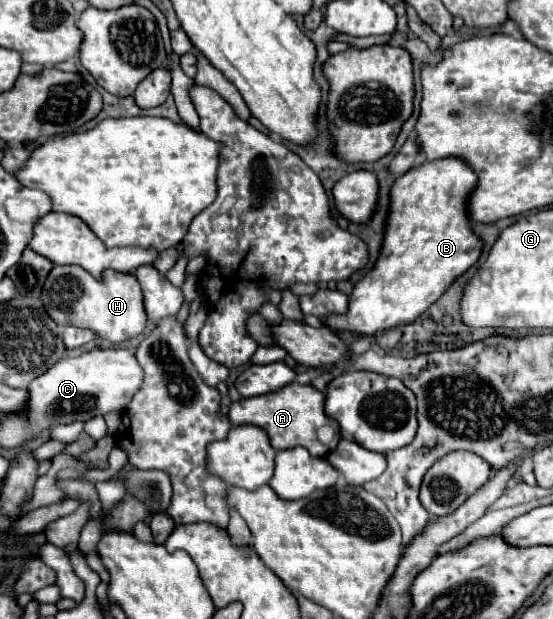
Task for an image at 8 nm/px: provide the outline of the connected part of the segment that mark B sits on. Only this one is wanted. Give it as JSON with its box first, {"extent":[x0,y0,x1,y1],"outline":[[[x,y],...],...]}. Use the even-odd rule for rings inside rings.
{"extent":[324,158,484,336],"outline":[[[438,158],[414,166],[406,174],[398,176],[390,192],[392,212],[388,214],[382,254],[376,266],[354,286],[346,316],[328,316],[324,324],[332,330],[346,328],[358,332],[360,336],[374,336],[376,332],[414,322],[430,304],[434,304],[446,292],[446,288],[450,288],[450,282],[460,278],[470,266],[478,262],[484,248],[484,240],[472,232],[470,216],[466,212],[466,198],[470,198],[474,182],[474,170],[466,168],[462,158]]]}

